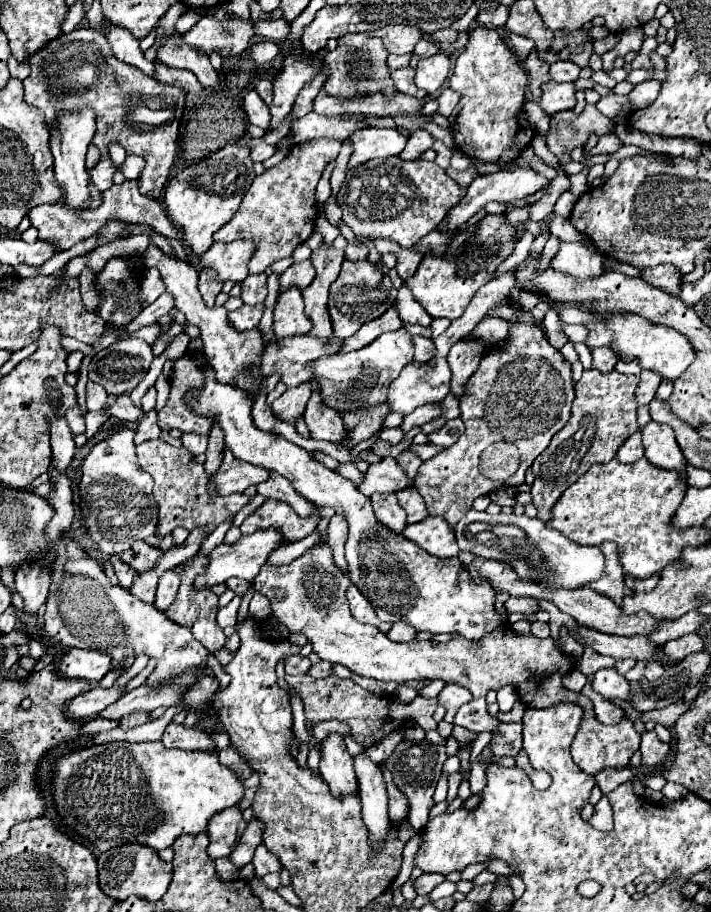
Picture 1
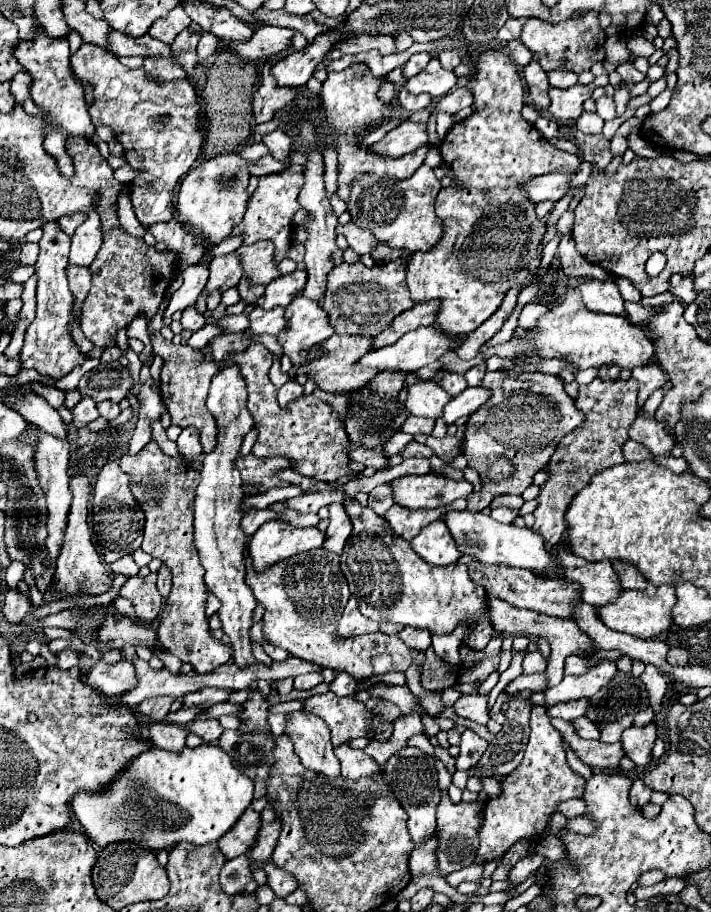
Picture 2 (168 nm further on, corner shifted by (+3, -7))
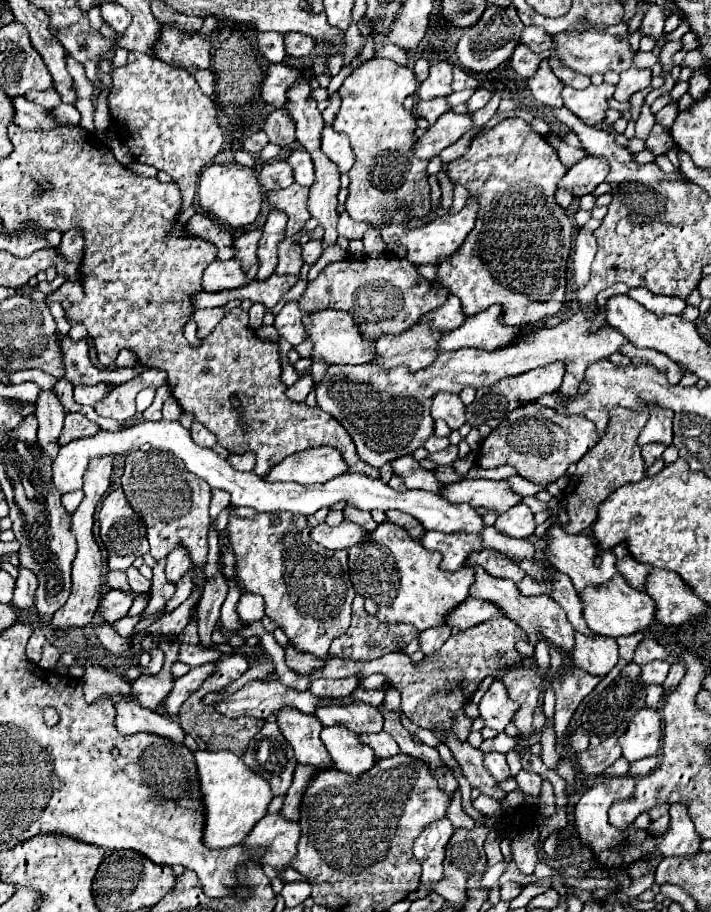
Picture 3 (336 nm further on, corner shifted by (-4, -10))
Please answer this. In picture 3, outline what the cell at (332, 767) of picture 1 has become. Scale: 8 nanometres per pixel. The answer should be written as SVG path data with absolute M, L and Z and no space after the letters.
M283 708L277 714L277 724L299 764L311 764L321 770L327 768L327 764L335 764L331 756L327 756L327 748L323 748L323 724L315 716L307 716L295 708Z

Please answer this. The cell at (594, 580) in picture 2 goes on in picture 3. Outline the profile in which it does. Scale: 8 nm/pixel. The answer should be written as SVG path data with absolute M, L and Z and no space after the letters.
M555 526L549 532L549 542L547 542L547 558L549 562L563 574L567 574L573 580L573 586L577 592L583 592L583 588L587 588L589 584L603 584L607 580L611 580L611 576L615 576L617 568L615 568L615 554L613 552L603 552L601 554L601 564L593 566L593 560L597 556L597 548L593 538L585 536L585 534L567 534L563 532L559 526Z

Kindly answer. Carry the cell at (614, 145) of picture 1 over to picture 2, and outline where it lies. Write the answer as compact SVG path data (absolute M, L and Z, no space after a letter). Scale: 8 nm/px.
M500 51L480 53L476 63L476 79L470 79L468 87L474 93L472 107L476 109L476 113L456 123L440 145L442 159L452 169L454 179L452 185L440 189L436 197L436 215L446 217L444 237L440 239L440 245L436 245L436 249L428 253L414 253L408 261L406 273L406 285L416 303L424 303L436 297L442 299L440 313L436 317L436 327L452 335L472 333L476 327L480 327L486 319L494 315L494 311L500 307L502 299L512 287L530 287L538 281L538 275L542 271L542 251L538 251L538 247L542 245L546 223L536 217L536 205L528 201L528 195L522 191L522 185L538 175L556 171L560 167L580 169L578 155L558 151L544 137L540 137L534 125L522 119L522 77L508 55L502 55Z

